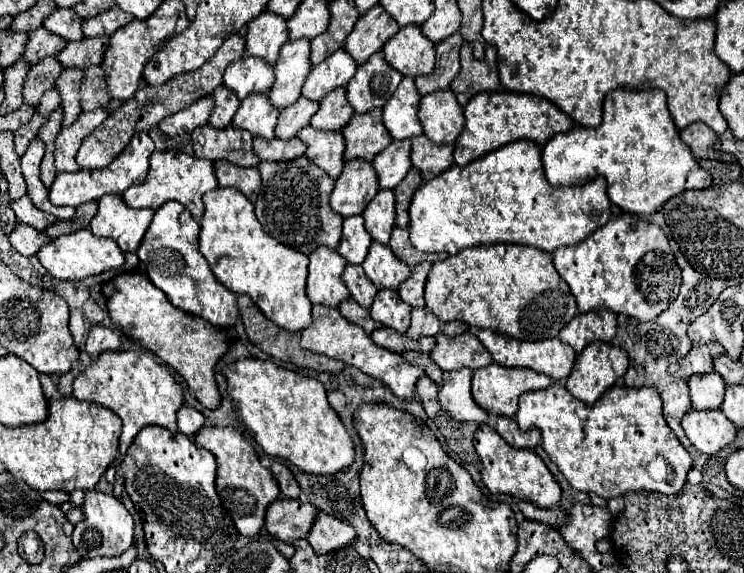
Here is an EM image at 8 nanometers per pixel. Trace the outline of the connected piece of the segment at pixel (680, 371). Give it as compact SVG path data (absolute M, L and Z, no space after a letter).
M708 343L704 347L692 347L690 353L680 359L678 363L672 363L668 367L668 373L674 377L682 377L688 379L690 375L704 375L712 371L712 359L722 355L724 347L720 347L720 343Z

